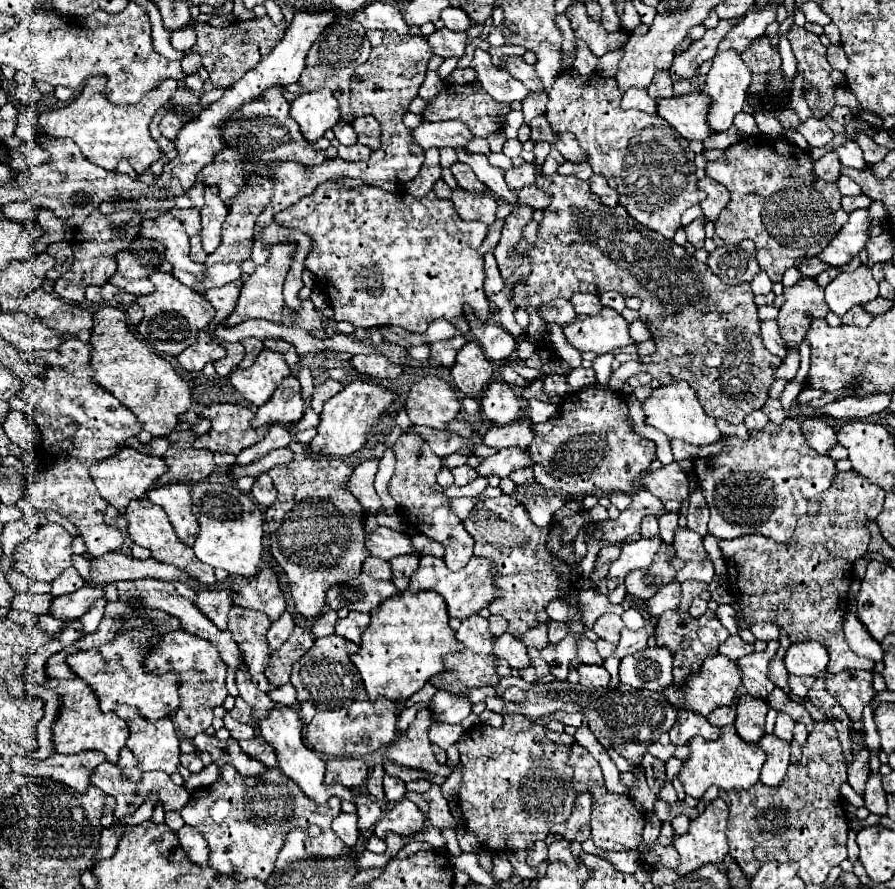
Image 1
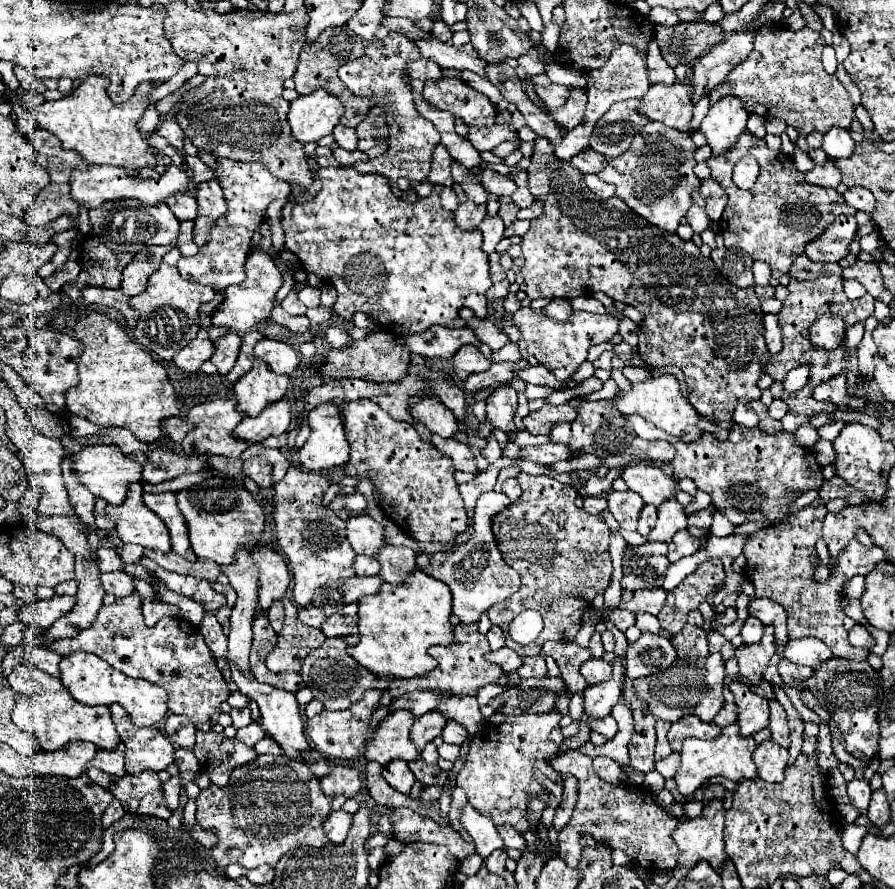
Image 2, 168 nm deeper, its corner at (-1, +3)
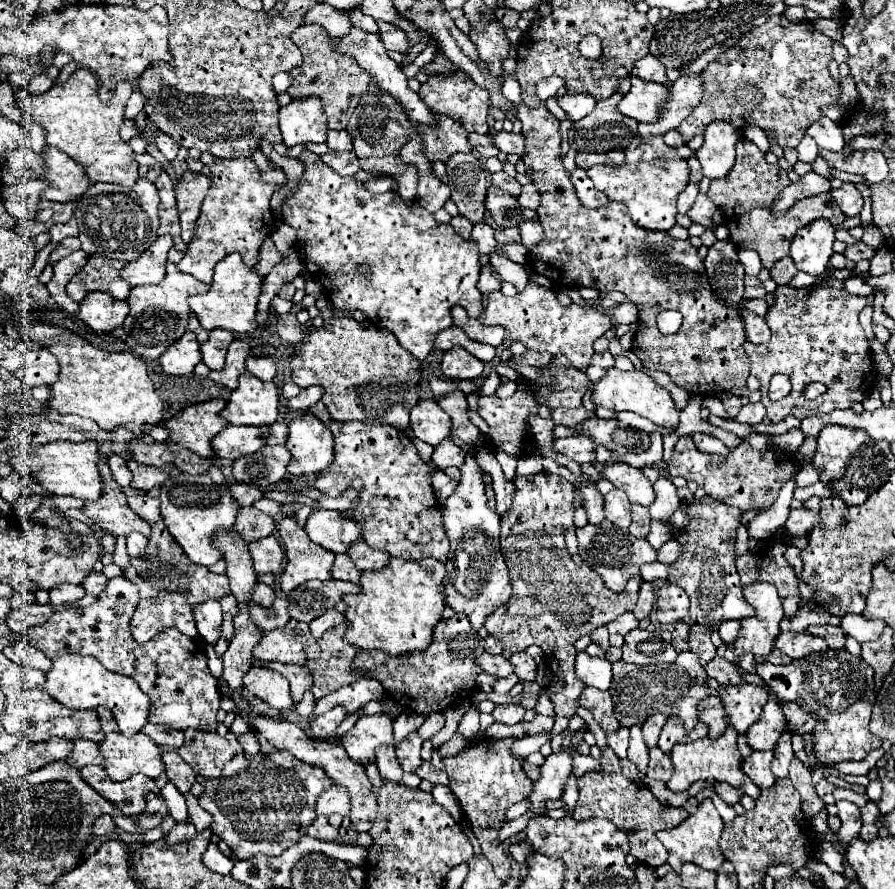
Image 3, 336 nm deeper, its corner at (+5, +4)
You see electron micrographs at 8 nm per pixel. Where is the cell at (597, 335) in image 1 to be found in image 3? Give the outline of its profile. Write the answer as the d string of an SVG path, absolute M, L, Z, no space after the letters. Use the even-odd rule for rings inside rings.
M529 283L521 295L505 297L501 291L487 295L485 303L485 325L501 325L511 341L521 341L531 351L547 351L553 357L565 355L575 369L585 371L593 357L595 339L603 337L609 329L609 317L593 309L581 309L579 305L563 307L551 289Z

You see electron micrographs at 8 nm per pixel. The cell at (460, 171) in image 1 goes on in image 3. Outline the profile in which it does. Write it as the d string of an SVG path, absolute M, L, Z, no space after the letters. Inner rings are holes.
M497 171L497 173L493 173L493 177L491 177L491 183L493 183L495 187L499 187L499 189L503 189L503 191L511 193L513 197L517 197L517 195L521 193L521 185L519 185L519 183L517 183L513 177L505 175L503 171Z

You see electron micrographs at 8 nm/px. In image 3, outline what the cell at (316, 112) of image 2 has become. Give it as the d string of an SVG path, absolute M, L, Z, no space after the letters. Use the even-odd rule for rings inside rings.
M319 97L293 99L289 105L279 109L279 129L283 143L293 147L297 143L323 143L327 139L325 113Z

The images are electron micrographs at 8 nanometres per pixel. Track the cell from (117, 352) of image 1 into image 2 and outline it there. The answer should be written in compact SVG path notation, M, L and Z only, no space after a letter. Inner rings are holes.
M87 314L75 318L58 315L49 324L75 330L73 338L83 344L83 352L77 360L79 384L65 394L67 410L71 414L83 416L101 428L129 428L137 440L147 444L153 444L163 436L161 420L179 414L177 396L169 384L165 368L155 362L151 354L131 342L119 322L113 322L103 314Z

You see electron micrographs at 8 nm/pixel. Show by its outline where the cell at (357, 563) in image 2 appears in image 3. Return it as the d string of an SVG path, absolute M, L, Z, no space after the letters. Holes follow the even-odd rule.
M337 555L331 571L333 571L333 577L341 579L341 581L359 583L359 579L361 579L361 569L357 569L347 555Z

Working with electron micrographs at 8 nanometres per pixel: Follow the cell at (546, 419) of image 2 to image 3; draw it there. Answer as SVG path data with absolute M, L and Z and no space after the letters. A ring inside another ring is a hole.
M583 405L577 407L577 409L553 409L551 411L551 421L553 425L565 425L565 427L575 427L579 425L581 421L593 417L595 413L587 411Z

